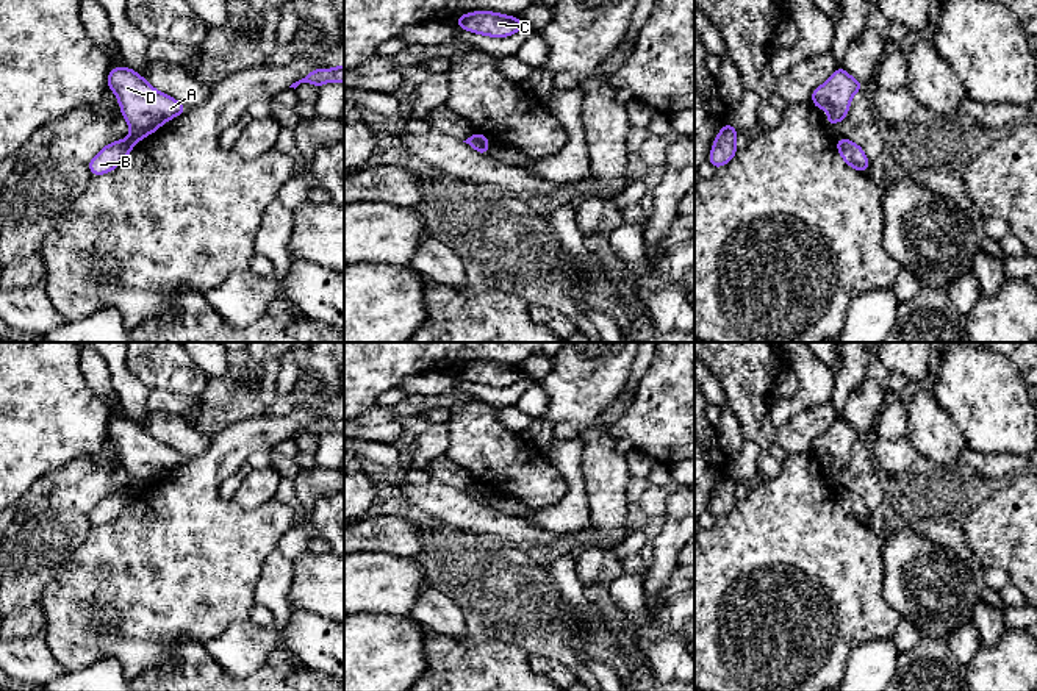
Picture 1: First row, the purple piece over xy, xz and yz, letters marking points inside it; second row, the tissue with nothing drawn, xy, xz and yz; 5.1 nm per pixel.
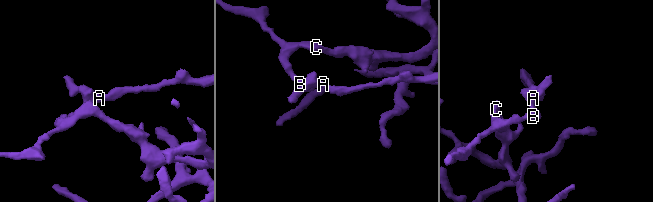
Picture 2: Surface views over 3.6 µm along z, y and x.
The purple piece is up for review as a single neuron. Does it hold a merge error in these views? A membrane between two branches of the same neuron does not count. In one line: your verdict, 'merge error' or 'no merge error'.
merge error

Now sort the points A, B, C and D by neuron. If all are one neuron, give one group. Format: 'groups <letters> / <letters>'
groups A D / B C

